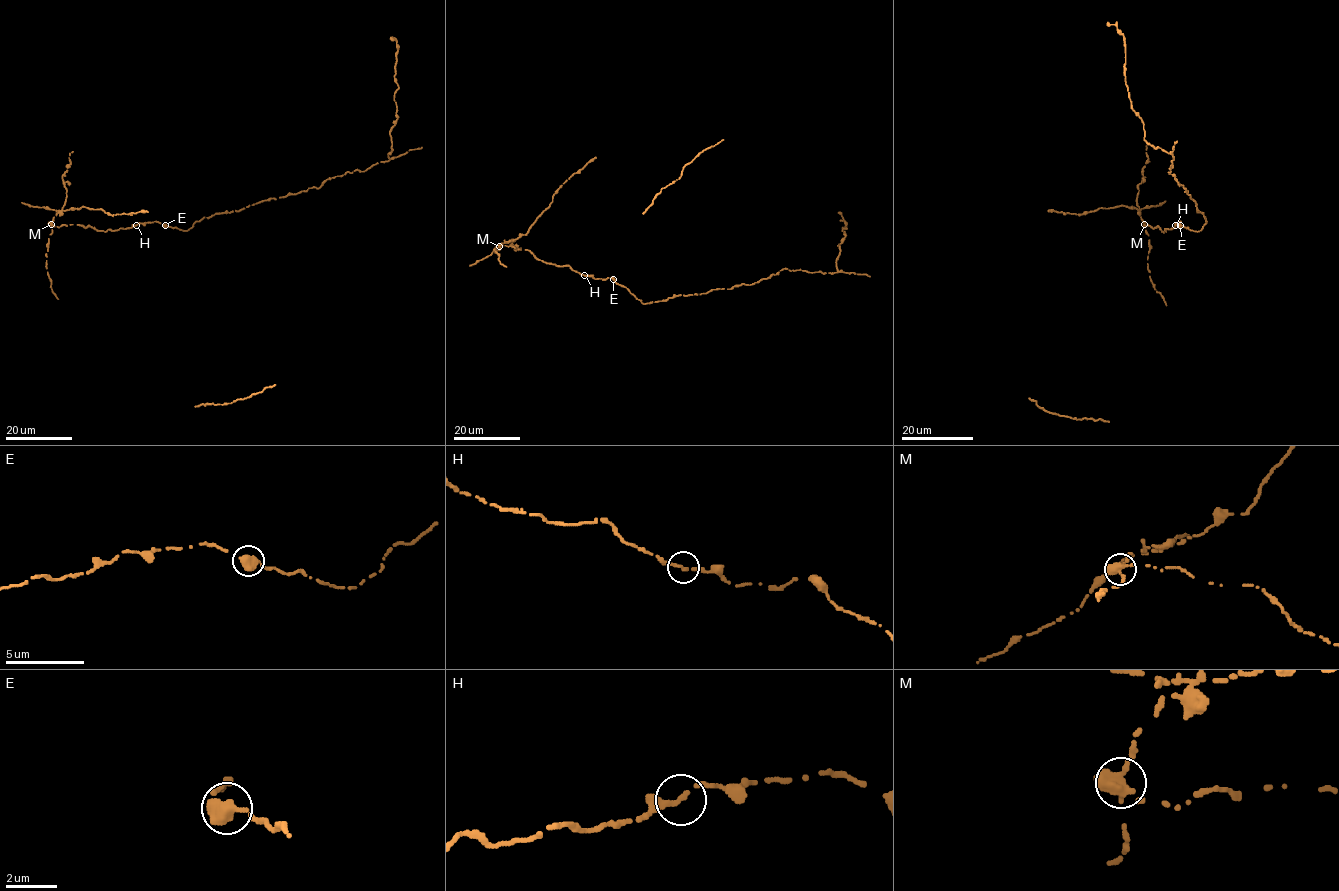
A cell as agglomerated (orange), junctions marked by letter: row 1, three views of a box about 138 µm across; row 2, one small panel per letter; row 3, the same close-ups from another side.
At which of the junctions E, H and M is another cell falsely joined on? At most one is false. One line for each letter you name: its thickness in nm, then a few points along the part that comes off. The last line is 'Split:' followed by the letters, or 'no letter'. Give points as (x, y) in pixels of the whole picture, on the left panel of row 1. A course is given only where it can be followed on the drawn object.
M: 600 nm
Split: M

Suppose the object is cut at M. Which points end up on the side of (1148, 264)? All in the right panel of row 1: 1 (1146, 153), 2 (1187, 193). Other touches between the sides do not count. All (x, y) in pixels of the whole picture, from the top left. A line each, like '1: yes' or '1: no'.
1: yes
2: no

